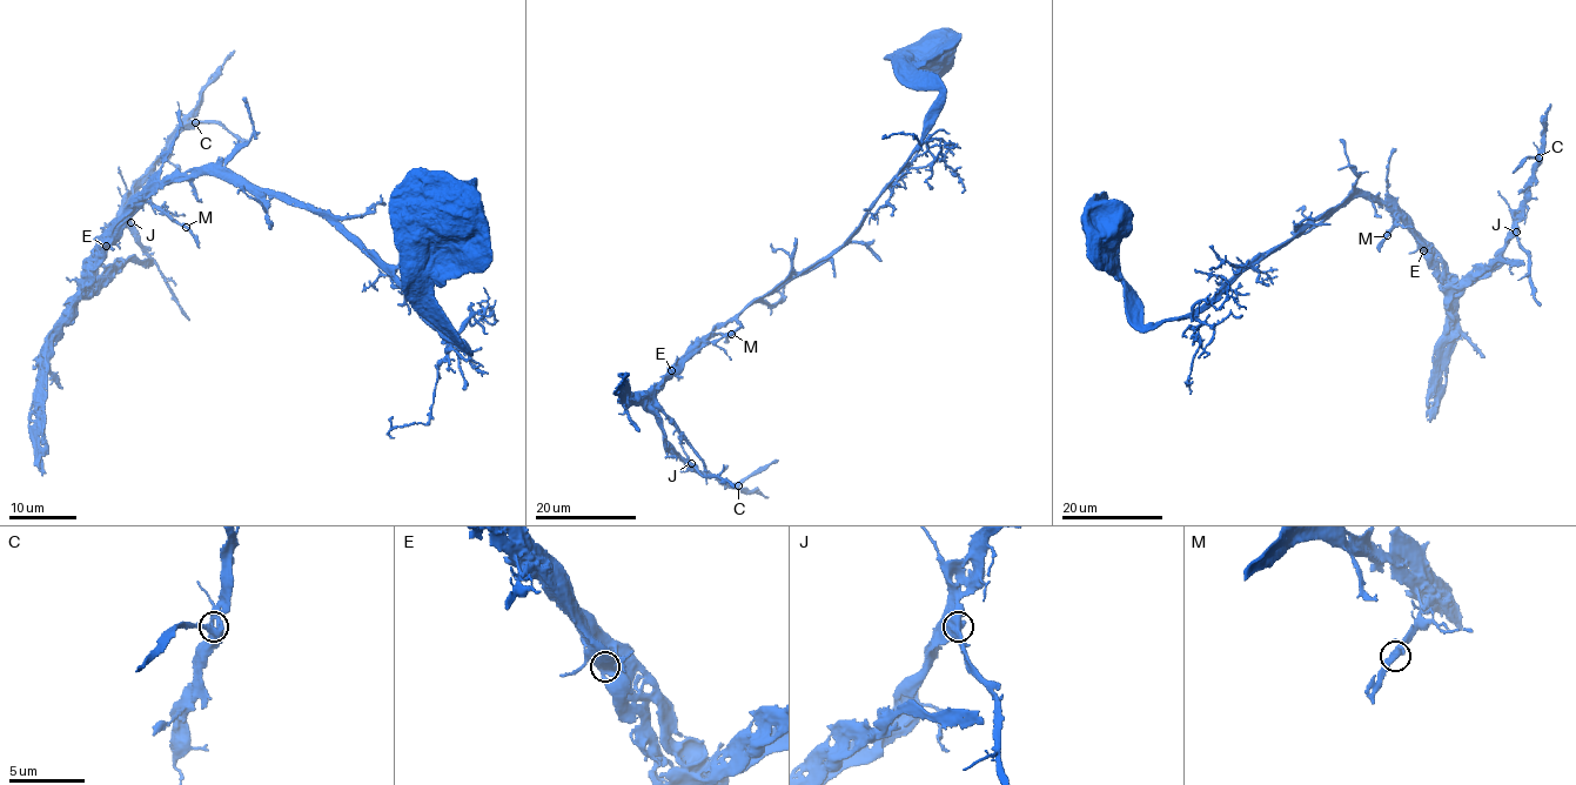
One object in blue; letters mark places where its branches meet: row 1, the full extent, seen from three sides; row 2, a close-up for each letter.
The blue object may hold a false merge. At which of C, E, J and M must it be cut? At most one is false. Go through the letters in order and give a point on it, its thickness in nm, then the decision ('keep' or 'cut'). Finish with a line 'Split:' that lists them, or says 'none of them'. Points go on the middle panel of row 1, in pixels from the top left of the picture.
C: (738, 485) | 480 nm | keep
E: (671, 370) | 800 nm | cut
J: (691, 463) | 600 nm | keep
M: (731, 334) | 400 nm | keep
Split: E

